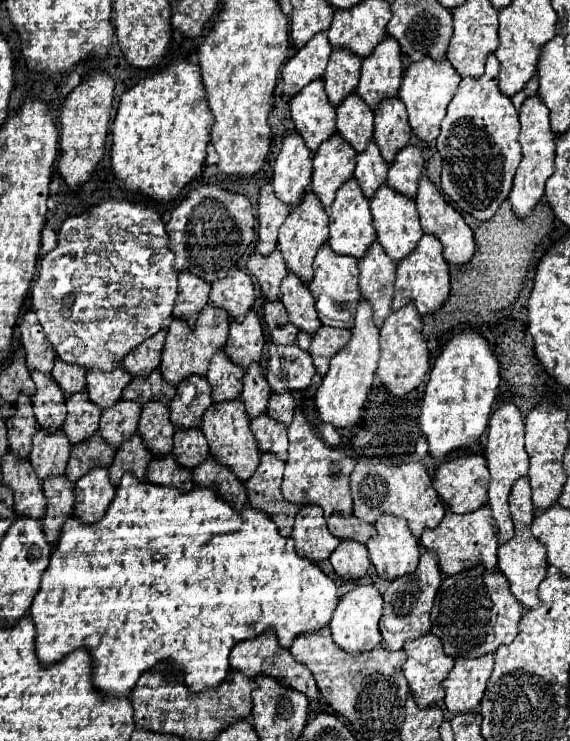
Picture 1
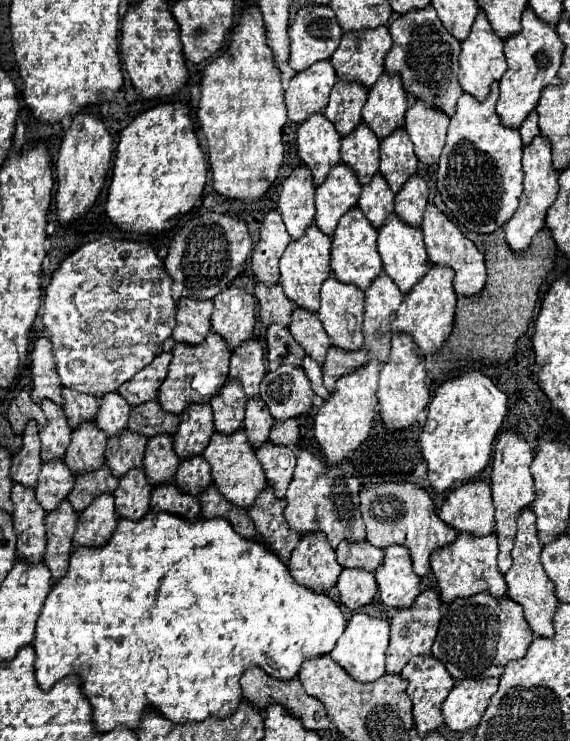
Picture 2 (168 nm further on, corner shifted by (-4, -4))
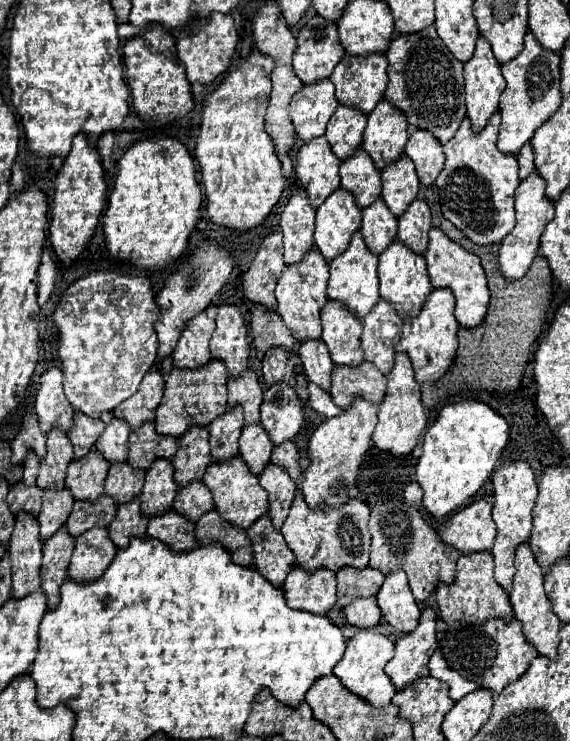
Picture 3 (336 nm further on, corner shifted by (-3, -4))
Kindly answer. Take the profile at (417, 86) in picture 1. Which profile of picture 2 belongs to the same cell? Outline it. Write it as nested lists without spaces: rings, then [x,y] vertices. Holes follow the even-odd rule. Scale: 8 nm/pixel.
[[[415,102],[405,116],[405,130],[415,146],[415,156],[419,162],[433,166],[439,162],[441,150],[445,146],[449,120],[439,110],[425,106],[423,102]]]

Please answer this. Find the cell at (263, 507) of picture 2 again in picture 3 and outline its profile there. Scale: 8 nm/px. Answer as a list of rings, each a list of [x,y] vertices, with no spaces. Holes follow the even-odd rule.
[[[266,512],[264,516],[260,516],[248,530],[246,534],[252,540],[252,548],[254,548],[254,564],[260,568],[260,572],[264,572],[264,576],[276,584],[282,586],[284,584],[284,576],[294,568],[296,564],[296,556],[294,552],[288,548],[288,544],[284,542],[282,532],[278,532],[272,524],[272,520],[268,518],[270,514]]]

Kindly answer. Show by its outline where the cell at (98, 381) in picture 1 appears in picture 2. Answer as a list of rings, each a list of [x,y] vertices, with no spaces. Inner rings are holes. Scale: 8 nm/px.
[[[111,392],[101,398],[101,408],[97,414],[97,428],[101,428],[109,438],[121,434],[127,428],[127,418],[129,418],[129,404],[125,398],[119,394]]]

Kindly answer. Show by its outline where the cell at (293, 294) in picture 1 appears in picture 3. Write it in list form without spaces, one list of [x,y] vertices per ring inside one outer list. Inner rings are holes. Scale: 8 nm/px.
[[[302,340],[298,346],[298,356],[304,364],[304,374],[310,382],[318,384],[324,390],[330,390],[330,372],[334,362],[322,340]]]

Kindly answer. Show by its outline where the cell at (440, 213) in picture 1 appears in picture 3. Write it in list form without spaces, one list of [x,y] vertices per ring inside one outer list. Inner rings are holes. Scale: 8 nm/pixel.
[[[432,228],[430,232],[430,240],[428,240],[428,248],[424,252],[424,258],[428,262],[428,274],[430,274],[430,282],[434,288],[450,288],[456,296],[456,310],[454,316],[456,320],[466,326],[478,326],[484,318],[486,306],[488,306],[488,286],[486,286],[486,274],[484,268],[480,264],[480,258],[468,250],[464,250],[460,244],[456,244],[454,240],[450,240],[440,228]]]

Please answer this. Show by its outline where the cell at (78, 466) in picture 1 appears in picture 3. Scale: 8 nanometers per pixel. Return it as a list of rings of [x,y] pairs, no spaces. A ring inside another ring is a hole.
[[[102,494],[98,500],[90,502],[90,500],[76,500],[74,508],[70,512],[68,518],[68,530],[70,534],[76,538],[80,536],[80,532],[96,526],[96,524],[110,524],[114,514],[116,514],[116,500]]]

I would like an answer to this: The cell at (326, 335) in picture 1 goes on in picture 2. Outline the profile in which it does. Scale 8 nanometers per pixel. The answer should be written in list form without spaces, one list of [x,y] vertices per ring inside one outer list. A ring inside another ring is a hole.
[[[331,346],[327,352],[327,360],[323,366],[323,384],[329,392],[335,390],[335,382],[349,374],[353,368],[361,368],[361,364],[365,364],[365,360],[369,360],[367,350],[357,350],[357,352],[345,352],[341,348]]]

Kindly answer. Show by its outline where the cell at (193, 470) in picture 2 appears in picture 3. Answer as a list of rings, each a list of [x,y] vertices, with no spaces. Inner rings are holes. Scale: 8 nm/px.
[[[194,480],[192,484],[186,484],[178,490],[174,508],[176,508],[176,512],[184,512],[190,520],[198,520],[204,512],[214,508],[212,492],[206,488],[204,482]]]

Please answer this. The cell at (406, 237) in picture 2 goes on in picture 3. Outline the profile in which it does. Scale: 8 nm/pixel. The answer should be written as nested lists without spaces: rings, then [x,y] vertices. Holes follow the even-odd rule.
[[[394,240],[390,242],[390,246],[380,252],[380,264],[378,264],[378,278],[380,278],[380,296],[384,300],[390,300],[396,306],[396,310],[402,314],[402,316],[408,316],[408,314],[416,314],[422,306],[422,302],[426,300],[426,292],[432,290],[432,284],[430,284],[430,278],[428,278],[428,272],[426,272],[426,260],[424,256],[416,254],[414,250],[410,250],[406,244],[402,244],[400,240]],[[404,302],[412,302],[412,310],[404,308]]]

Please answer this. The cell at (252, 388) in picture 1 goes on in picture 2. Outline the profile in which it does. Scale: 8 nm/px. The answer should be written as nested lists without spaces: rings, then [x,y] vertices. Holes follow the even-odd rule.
[[[249,400],[243,420],[243,430],[253,450],[257,450],[261,444],[265,444],[265,440],[269,440],[271,426],[273,426],[273,418],[269,416],[265,404],[261,400]]]

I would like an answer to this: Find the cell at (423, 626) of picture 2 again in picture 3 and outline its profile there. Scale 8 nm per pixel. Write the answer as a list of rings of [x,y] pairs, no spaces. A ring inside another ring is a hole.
[[[424,606],[418,626],[396,640],[396,654],[386,664],[386,674],[394,682],[396,690],[402,690],[428,674],[428,660],[436,648],[436,610]]]

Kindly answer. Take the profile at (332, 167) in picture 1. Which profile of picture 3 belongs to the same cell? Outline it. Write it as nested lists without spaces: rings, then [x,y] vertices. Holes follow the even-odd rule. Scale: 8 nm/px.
[[[342,186],[336,188],[324,204],[316,208],[316,232],[314,244],[324,258],[332,260],[344,252],[352,234],[360,228],[362,214],[356,208],[352,192]]]

